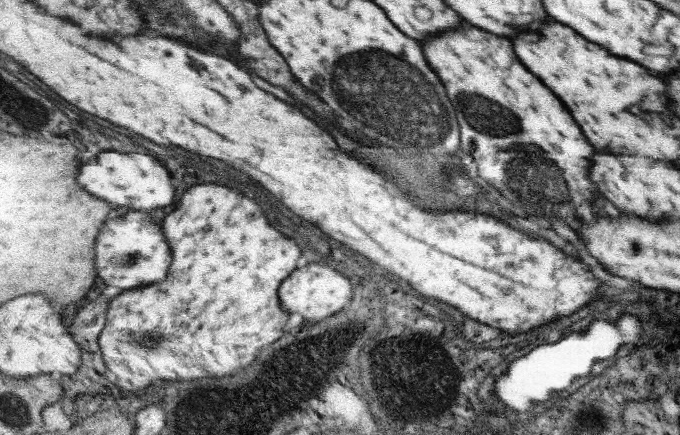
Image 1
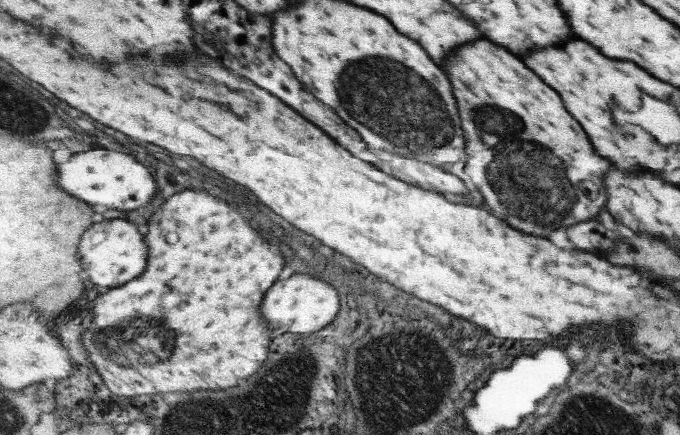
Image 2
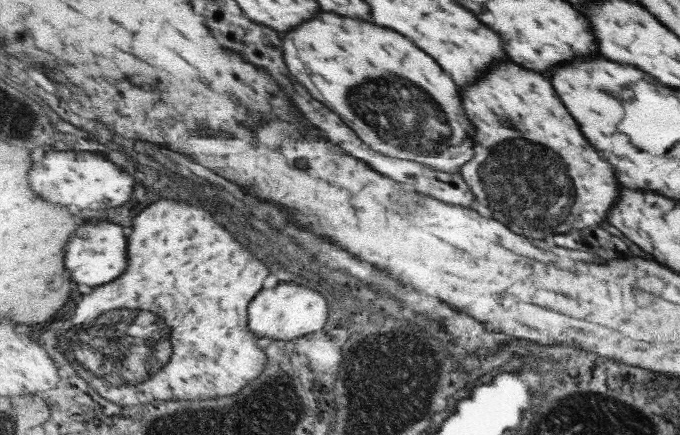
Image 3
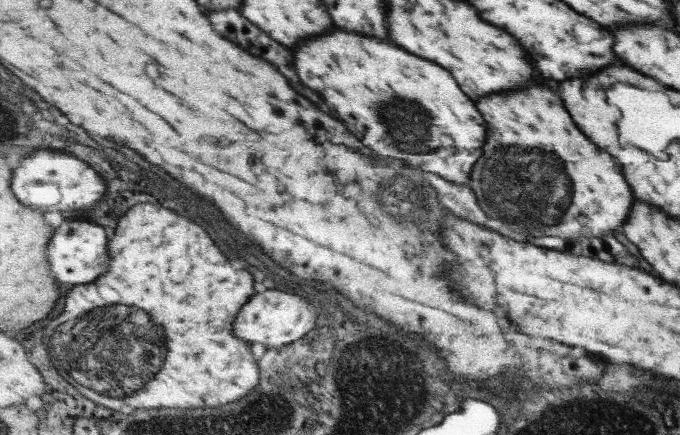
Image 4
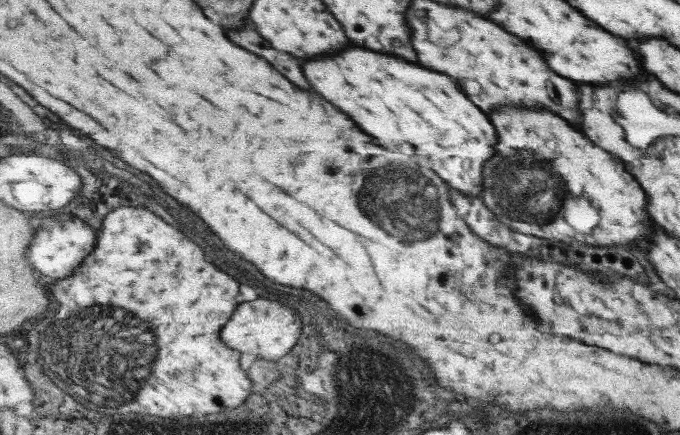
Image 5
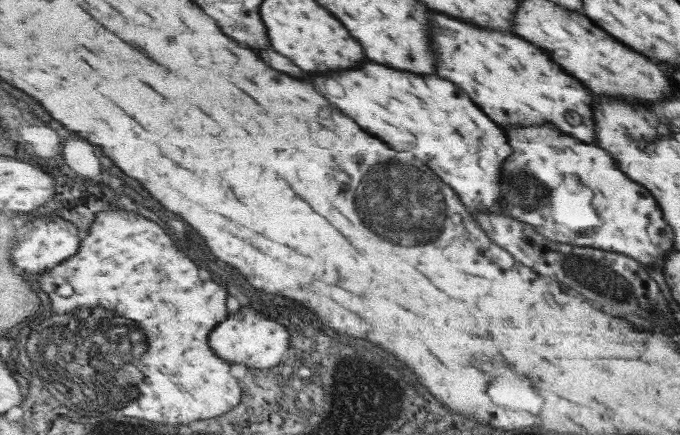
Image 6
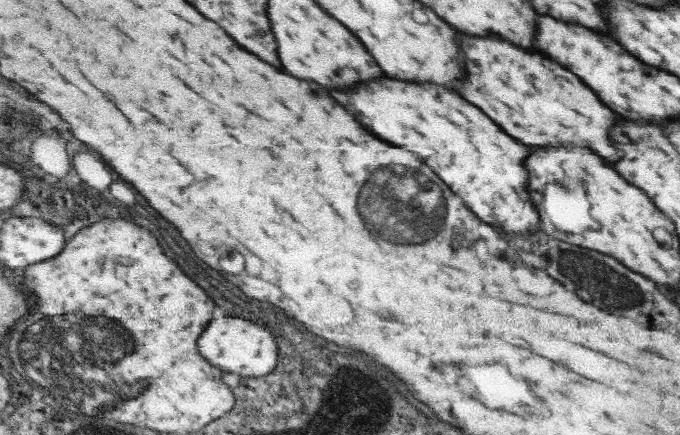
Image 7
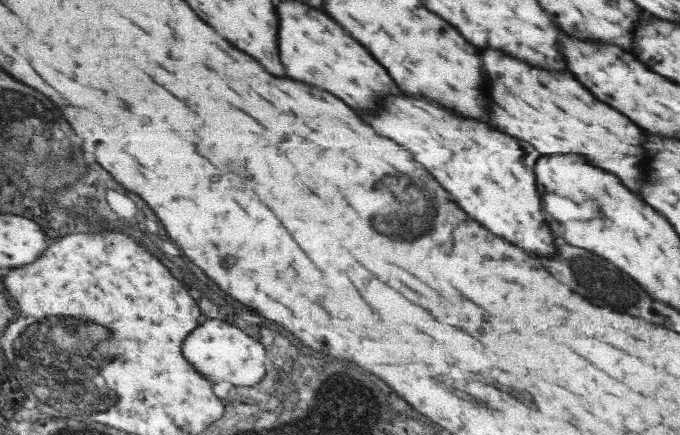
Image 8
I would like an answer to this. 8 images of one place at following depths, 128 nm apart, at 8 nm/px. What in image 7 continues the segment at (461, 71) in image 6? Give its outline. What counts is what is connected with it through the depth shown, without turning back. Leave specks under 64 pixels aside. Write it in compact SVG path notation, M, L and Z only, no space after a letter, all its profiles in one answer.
M463 36L461 52L467 62L467 78L461 84L461 94L475 106L481 106L495 122L501 122L507 134L531 146L595 146L593 150L607 162L621 160L621 150L615 148L611 138L611 126L621 122L621 118L577 74L541 54L529 54L511 42L493 38Z

